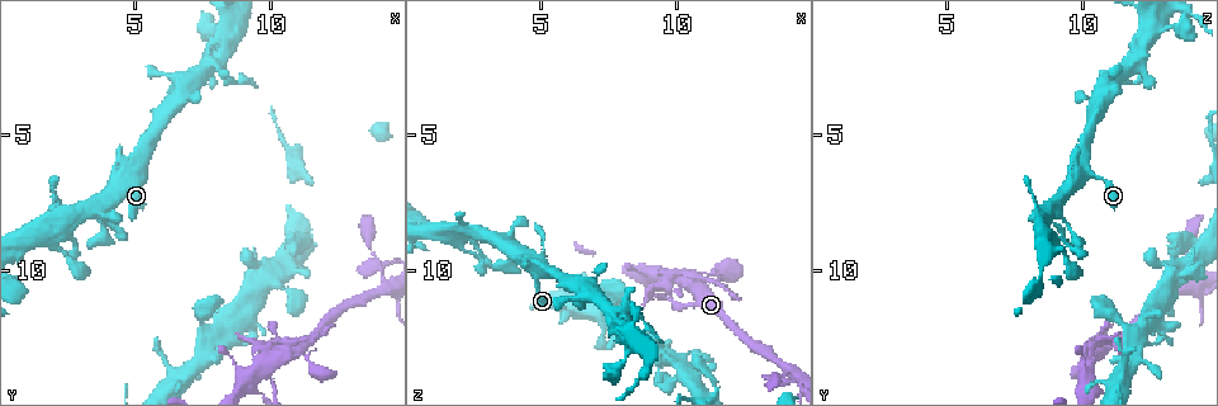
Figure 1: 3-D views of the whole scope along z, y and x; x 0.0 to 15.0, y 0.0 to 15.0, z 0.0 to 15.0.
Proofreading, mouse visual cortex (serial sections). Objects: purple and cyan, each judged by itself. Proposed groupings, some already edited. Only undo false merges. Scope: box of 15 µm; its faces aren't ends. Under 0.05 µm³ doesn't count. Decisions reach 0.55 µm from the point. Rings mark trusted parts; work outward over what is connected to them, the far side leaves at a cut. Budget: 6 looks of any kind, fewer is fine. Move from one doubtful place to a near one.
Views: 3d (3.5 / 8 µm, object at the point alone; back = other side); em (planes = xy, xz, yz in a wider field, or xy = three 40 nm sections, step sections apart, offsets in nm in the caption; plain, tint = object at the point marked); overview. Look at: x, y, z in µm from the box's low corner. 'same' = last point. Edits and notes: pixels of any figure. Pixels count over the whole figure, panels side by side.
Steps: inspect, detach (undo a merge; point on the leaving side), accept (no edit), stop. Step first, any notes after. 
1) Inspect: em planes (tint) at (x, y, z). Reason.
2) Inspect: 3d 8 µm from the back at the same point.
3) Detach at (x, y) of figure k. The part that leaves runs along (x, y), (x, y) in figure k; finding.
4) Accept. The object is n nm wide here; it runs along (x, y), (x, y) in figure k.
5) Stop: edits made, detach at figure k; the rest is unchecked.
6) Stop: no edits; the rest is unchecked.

Inspect: 3d 3.5 µm at (3.7, 7.8, 9.1). Two arms at a narrow angle.

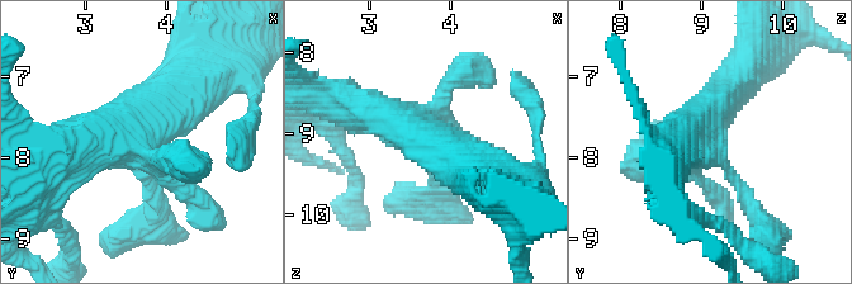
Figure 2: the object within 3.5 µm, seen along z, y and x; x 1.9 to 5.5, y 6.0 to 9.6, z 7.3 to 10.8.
Inspect: em xy step 3 (tint) at (3.75, 7.80, 9.00). Need the tissue.

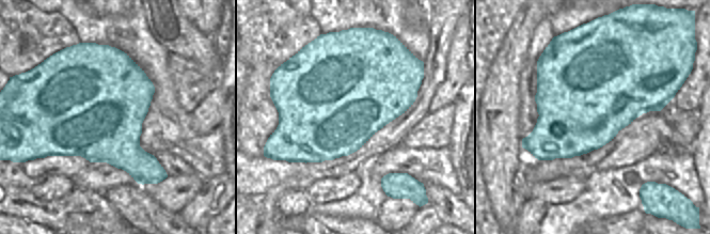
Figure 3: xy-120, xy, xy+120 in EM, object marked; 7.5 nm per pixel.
Accept. It runs along (194, 86), (155, 103), (151, 204) in figure 2; one cell here.

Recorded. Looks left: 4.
Inspect: 3d 8 µm at (7.9, 2.5, 11.7). Thin neck.

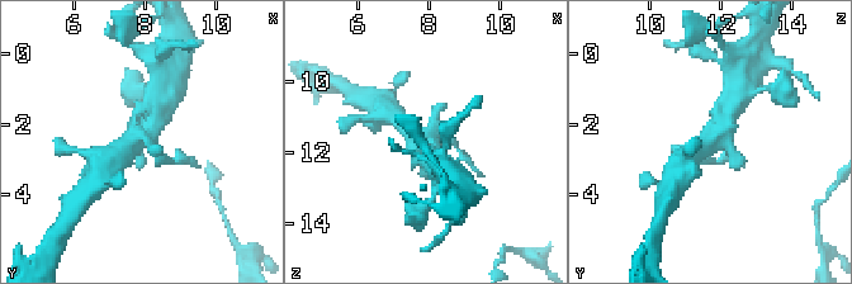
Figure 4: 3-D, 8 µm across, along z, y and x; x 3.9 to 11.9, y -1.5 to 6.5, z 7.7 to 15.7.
Inspect: em xy step 1 (tint) at (7.9, 2.6, 11.8). Now the EM.

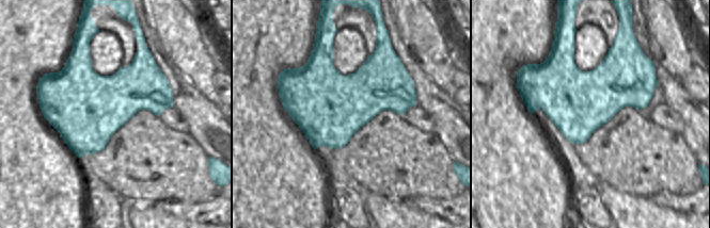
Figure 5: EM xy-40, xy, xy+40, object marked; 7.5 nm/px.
Accept. It runs along (690, 157), (715, 141), (729, 113) in figure 4; one cell here.

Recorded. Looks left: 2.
Inspect: 3d 3.5 µm at (11.4, 13.4, 10.0). Sudden change in width.

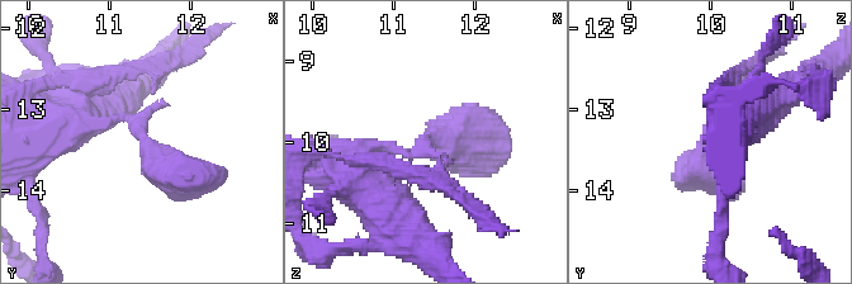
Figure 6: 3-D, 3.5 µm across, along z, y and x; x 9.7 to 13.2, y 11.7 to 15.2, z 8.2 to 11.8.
Inspect: em xy step 2 (tint) at (11.50, 13.35, 10.00). Need the tissue.

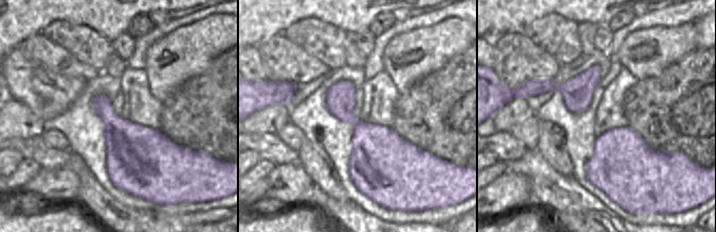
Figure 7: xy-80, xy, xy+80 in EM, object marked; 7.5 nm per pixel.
Accept. It runs along (64, 123), (126, 116), (176, 174), (216, 178) in figure 6; continuous, no second cell.

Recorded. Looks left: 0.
Stop: no edits; the rest is unchecked.

